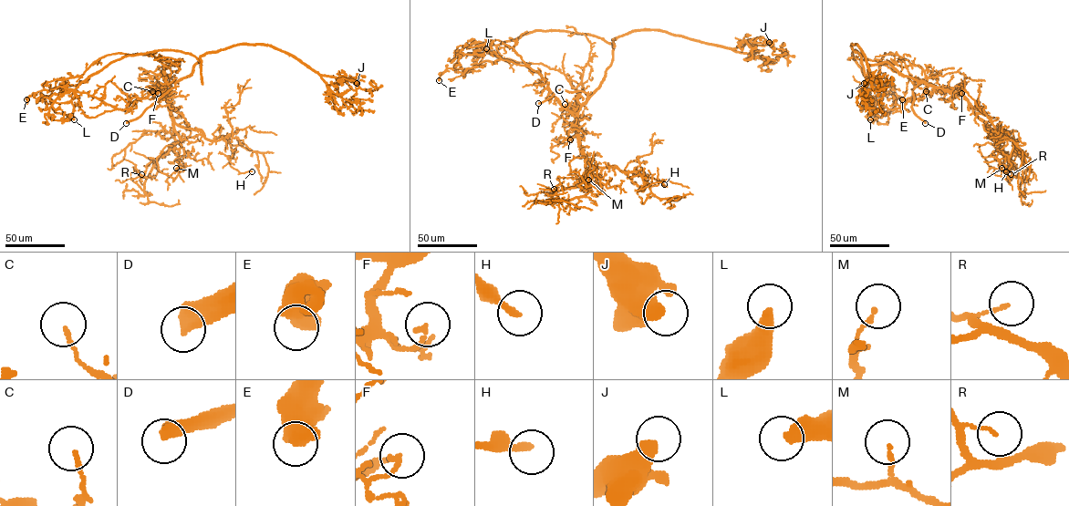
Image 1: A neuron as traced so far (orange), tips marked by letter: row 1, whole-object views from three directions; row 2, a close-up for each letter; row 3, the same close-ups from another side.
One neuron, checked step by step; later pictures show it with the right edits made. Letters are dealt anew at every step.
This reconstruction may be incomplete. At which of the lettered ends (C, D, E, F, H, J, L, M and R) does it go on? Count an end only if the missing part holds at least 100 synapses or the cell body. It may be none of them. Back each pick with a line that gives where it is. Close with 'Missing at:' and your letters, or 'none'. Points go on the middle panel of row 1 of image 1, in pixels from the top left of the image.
D: place (538, 103)
Missing at: D

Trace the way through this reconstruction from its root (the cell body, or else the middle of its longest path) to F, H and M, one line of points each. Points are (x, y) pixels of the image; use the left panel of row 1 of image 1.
F: (194, 66), (189, 76), (173, 80), (164, 91), (158, 89), (158, 93)
H: (194, 66), (165, 87), (170, 115), (208, 139), (225, 136), (231, 166), (252, 171)
M: (194, 66), (189, 76), (173, 80), (165, 87), (172, 125), (181, 140), (176, 168)

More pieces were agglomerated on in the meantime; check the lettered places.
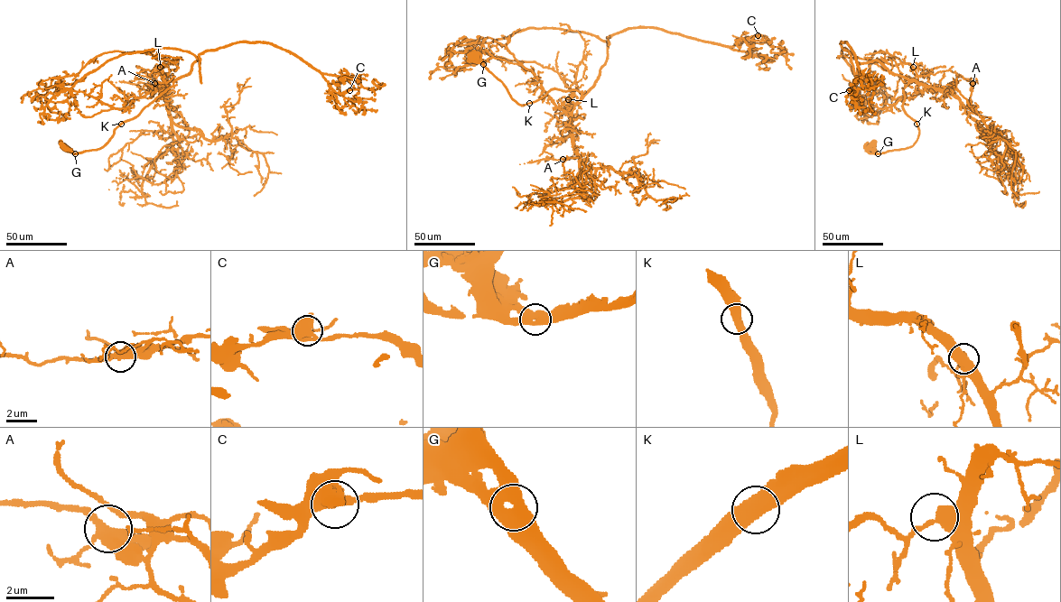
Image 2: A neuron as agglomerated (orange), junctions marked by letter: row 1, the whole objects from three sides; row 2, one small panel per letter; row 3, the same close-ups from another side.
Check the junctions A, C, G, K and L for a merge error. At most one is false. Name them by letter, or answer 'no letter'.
A

